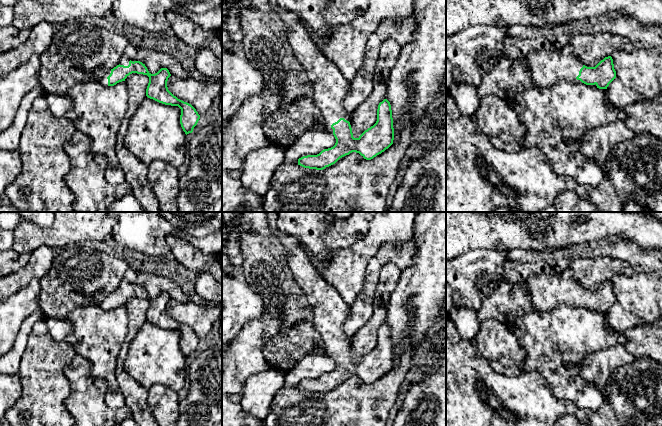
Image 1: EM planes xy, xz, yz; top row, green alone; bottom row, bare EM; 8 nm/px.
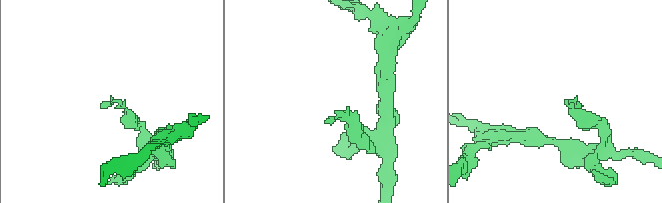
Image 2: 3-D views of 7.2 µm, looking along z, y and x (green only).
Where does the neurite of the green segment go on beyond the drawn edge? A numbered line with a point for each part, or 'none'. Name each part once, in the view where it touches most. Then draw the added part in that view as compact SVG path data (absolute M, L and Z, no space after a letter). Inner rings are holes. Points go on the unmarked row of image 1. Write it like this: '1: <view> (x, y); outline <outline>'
1: xz (330, 310); outline M302 245L287 251L286 260L313 310L314 327L324 341L326 356L333 359L331 349L340 342L349 345L351 349L352 341L343 330L350 306L310 262L309 253Z

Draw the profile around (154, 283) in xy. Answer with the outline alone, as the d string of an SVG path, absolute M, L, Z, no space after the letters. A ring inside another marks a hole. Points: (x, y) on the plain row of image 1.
M161 270L156 273L138 272L135 285L142 286L151 298L157 297L161 292L167 292L171 299L178 302L189 301L182 289Z

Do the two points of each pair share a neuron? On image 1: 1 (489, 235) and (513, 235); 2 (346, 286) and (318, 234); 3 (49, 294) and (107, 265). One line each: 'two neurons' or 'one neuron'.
1: one neuron
2: two neurons
3: one neuron

